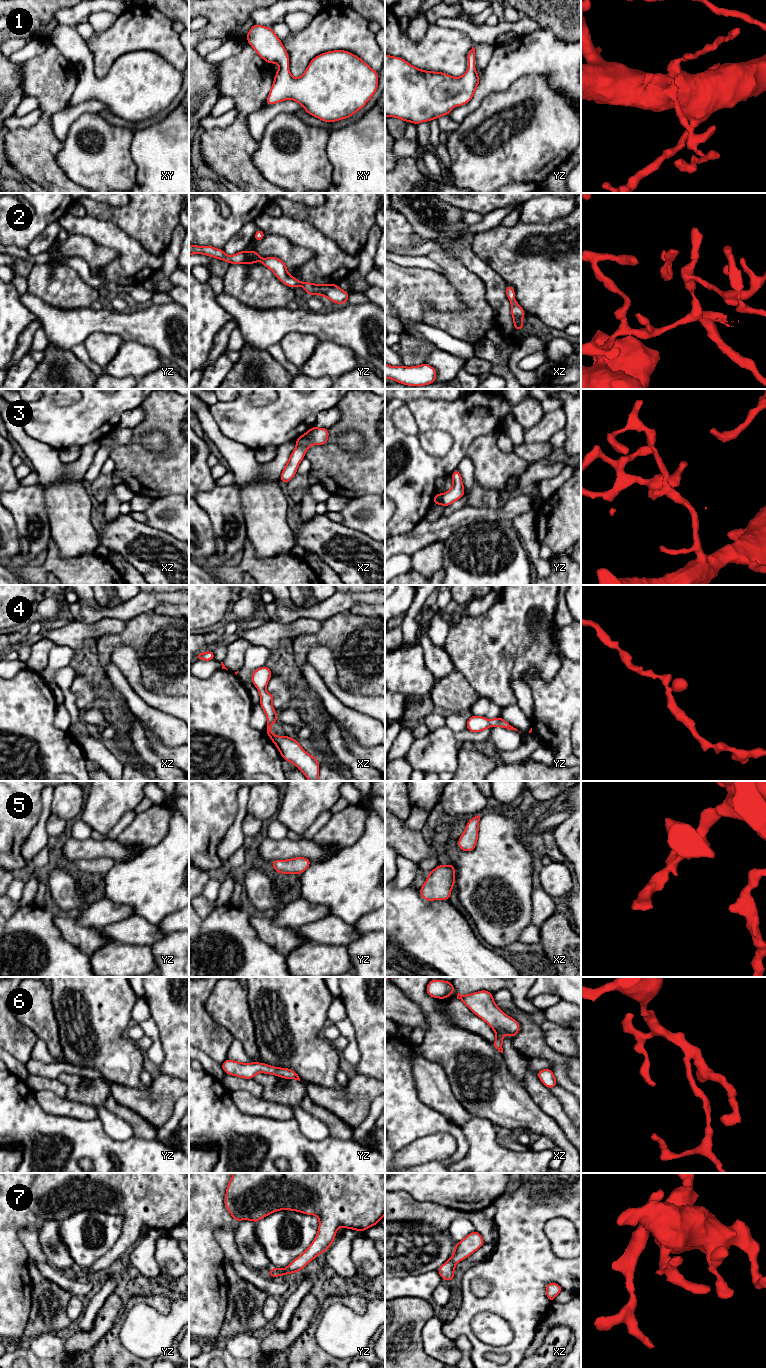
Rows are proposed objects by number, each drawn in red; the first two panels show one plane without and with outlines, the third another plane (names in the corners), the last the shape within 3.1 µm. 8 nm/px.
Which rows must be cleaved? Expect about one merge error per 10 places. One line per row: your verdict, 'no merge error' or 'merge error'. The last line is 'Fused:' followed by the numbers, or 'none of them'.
1: no merge error
2: no merge error
3: no merge error
4: no merge error
5: no merge error
6: no merge error
7: no merge error
Fused: none of them

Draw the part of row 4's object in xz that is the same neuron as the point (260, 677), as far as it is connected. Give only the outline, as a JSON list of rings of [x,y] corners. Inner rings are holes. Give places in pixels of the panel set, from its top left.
[[[265,665],[256,669],[251,675],[252,683],[259,690],[259,703],[267,717],[265,732],[278,748],[283,760],[287,760],[294,764],[309,781],[319,781],[318,773],[320,765],[316,757],[308,754],[297,740],[287,735],[276,736],[271,732],[271,725],[278,721],[278,714],[272,706],[272,700],[275,695],[265,691],[272,674],[272,671]]]

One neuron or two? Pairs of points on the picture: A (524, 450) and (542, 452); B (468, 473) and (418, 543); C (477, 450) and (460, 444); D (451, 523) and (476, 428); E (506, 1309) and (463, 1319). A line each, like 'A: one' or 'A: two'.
A: one
B: two
C: two
D: two
E: one

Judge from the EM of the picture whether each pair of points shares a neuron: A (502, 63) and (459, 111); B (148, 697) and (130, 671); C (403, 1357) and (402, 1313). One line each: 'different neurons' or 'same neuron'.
A: same neuron
B: same neuron
C: same neuron

